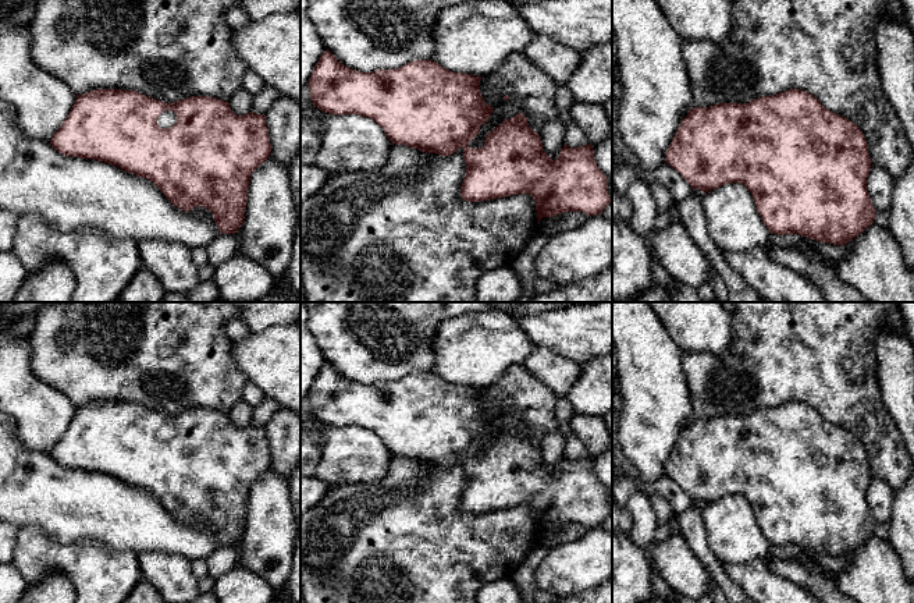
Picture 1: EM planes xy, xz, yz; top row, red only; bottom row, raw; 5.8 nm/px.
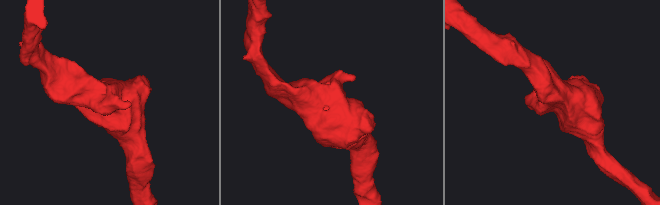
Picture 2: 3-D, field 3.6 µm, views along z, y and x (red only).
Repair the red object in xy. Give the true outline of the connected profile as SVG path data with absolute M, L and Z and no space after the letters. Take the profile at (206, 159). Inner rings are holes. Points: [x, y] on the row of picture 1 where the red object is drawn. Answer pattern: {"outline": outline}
{"outline": "M95 89L77 95L70 114L53 134L50 145L64 156L104 162L147 178L167 201L184 212L195 206L209 209L221 234L235 234L243 224L250 175L271 155L266 114L250 111L236 116L228 102L202 95L164 103L122 89Z"}

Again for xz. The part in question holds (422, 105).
{"outline": "M324 50L309 78L312 103L330 114L359 114L376 121L391 143L451 156L463 149L466 174L460 196L467 202L481 202L511 195L529 194L536 201L538 224L543 217L565 212L601 214L612 199L607 177L597 167L593 146L561 149L552 160L543 149L541 138L527 125L523 113L504 120L484 141L477 139L480 127L488 121L494 109L480 93L483 77L452 72L433 60L415 60L399 68L360 72L352 70Z"}

